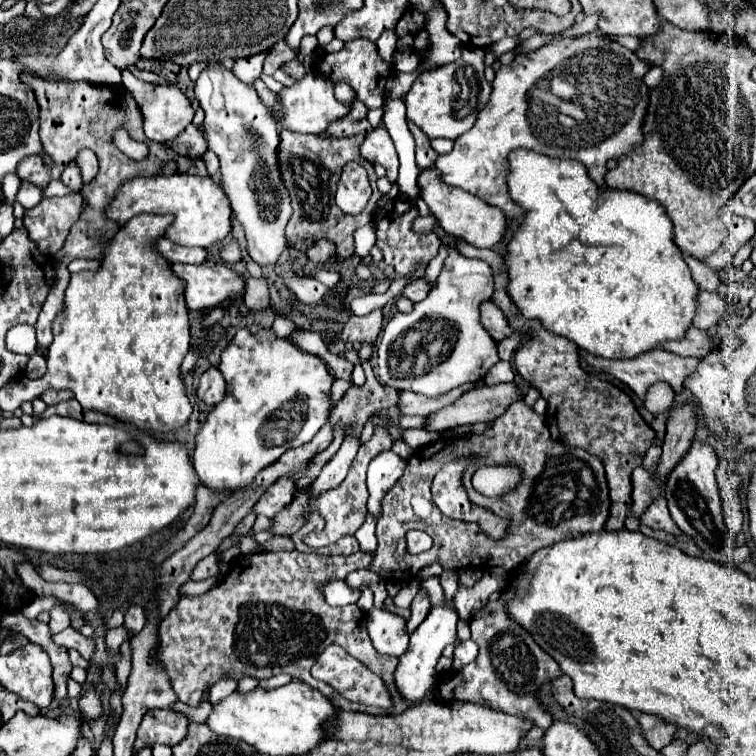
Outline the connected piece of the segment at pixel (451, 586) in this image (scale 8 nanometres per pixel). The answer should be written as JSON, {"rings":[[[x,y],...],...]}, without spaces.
{"rings":[[[444,571],[444,573],[440,575],[440,583],[442,583],[442,587],[444,587],[448,605],[452,605],[452,599],[454,599],[456,587],[458,587],[458,573],[456,573],[456,571]]]}

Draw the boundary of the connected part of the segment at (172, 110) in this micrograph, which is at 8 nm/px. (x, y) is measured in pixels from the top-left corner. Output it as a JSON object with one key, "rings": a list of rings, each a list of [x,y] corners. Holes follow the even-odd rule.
{"rings":[[[122,71],[122,85],[128,89],[128,93],[134,97],[140,113],[142,113],[142,121],[144,121],[144,133],[148,139],[164,143],[166,139],[174,139],[176,135],[180,135],[180,131],[184,131],[184,127],[188,123],[192,123],[192,115],[194,109],[190,105],[190,101],[186,99],[184,93],[180,93],[178,87],[172,85],[158,85],[158,83],[146,83],[142,79],[136,79],[130,71]],[[156,85],[156,97],[152,97],[152,89]]]}

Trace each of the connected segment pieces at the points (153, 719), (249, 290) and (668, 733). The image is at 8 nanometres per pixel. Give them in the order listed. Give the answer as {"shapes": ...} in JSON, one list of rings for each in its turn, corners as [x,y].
{"shapes":[[[[150,709],[140,723],[134,749],[152,747],[154,743],[172,747],[184,739],[186,727],[188,719],[182,713],[174,713],[170,709]]],[[[248,271],[242,275],[246,281],[246,295],[244,295],[244,303],[250,309],[264,309],[268,305],[268,287],[262,279],[254,279],[252,275],[248,275]]],[[[634,713],[634,719],[638,721],[648,745],[656,747],[656,751],[660,751],[664,745],[668,745],[674,739],[676,727],[668,727],[668,723],[660,723],[660,719],[644,713]]]]}

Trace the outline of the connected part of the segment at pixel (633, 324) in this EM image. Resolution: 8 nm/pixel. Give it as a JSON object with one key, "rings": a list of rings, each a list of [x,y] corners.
{"rings":[[[516,149],[508,155],[508,193],[516,205],[522,207],[524,217],[508,241],[508,249],[504,255],[504,265],[508,271],[508,295],[512,297],[514,305],[520,309],[520,313],[526,319],[538,319],[544,329],[562,335],[570,341],[574,341],[578,347],[590,351],[596,357],[604,359],[630,359],[636,357],[648,349],[654,349],[662,341],[672,341],[672,339],[682,339],[686,329],[692,325],[692,319],[698,311],[698,285],[690,277],[690,269],[682,259],[680,249],[672,241],[672,221],[668,219],[664,207],[658,201],[652,201],[644,195],[638,195],[628,189],[602,189],[598,187],[590,177],[586,167],[580,161],[572,159],[550,159],[546,155],[540,155],[530,149]]]}

